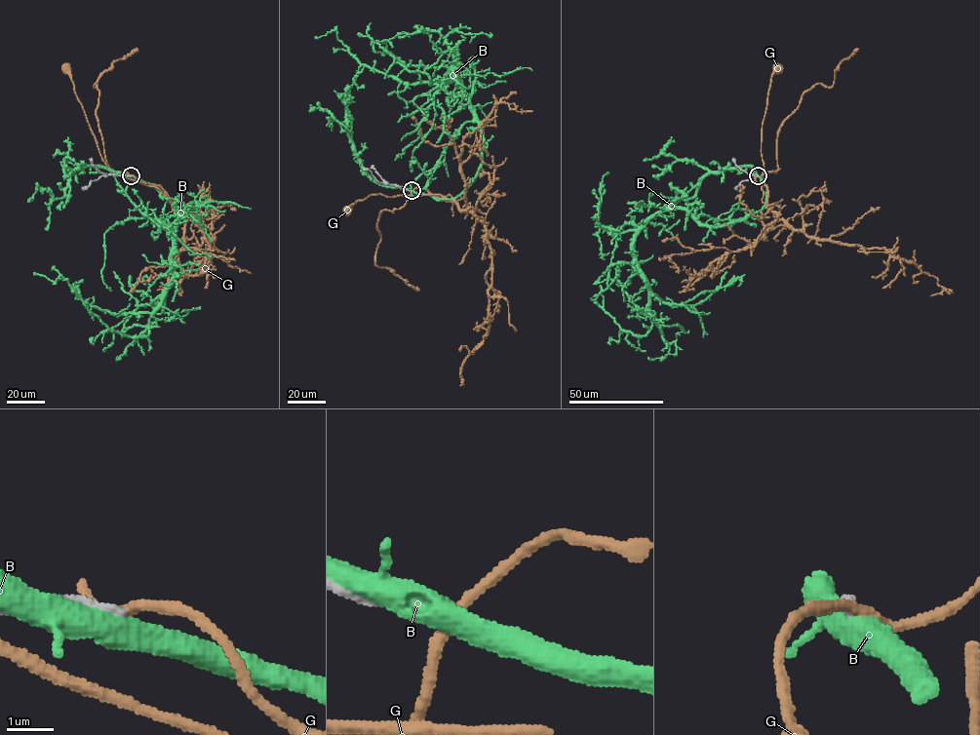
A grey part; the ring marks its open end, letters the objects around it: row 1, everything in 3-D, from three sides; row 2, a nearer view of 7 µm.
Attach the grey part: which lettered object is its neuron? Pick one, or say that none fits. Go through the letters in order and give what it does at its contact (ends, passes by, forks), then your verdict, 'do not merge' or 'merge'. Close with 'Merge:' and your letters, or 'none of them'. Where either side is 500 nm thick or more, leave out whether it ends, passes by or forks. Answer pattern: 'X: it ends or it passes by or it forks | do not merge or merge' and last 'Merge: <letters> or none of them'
B: it forks | do not merge
G: it passes by | do not merge
Merge: none of them

